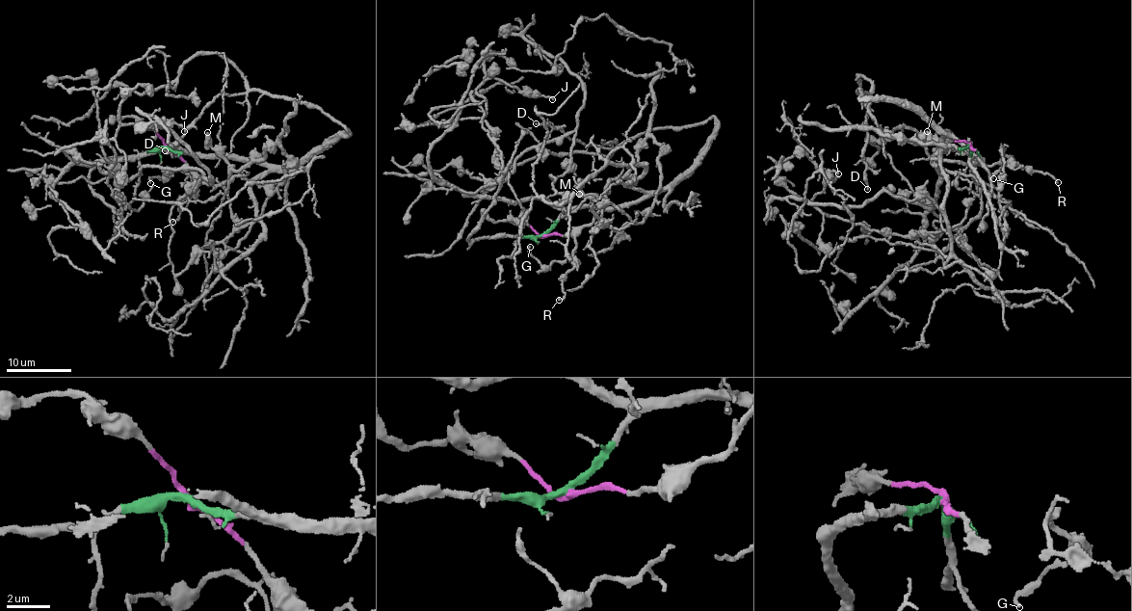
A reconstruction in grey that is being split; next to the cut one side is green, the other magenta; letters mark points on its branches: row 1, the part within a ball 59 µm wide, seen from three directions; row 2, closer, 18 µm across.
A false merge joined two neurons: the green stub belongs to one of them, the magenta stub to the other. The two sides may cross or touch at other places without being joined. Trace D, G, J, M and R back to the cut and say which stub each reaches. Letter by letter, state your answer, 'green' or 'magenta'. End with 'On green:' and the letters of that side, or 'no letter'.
D: green
G: magenta
J: green
M: magenta
R: magenta
On green: D, J

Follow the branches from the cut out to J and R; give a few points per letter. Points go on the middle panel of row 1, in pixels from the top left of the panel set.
J: (543, 236), (468, 240), (502, 173), (478, 85), (493, 76), (553, 98)
R: (543, 236), (557, 233), (575, 236), (573, 267), (566, 276), (562, 290), (565, 296), (558, 299)

